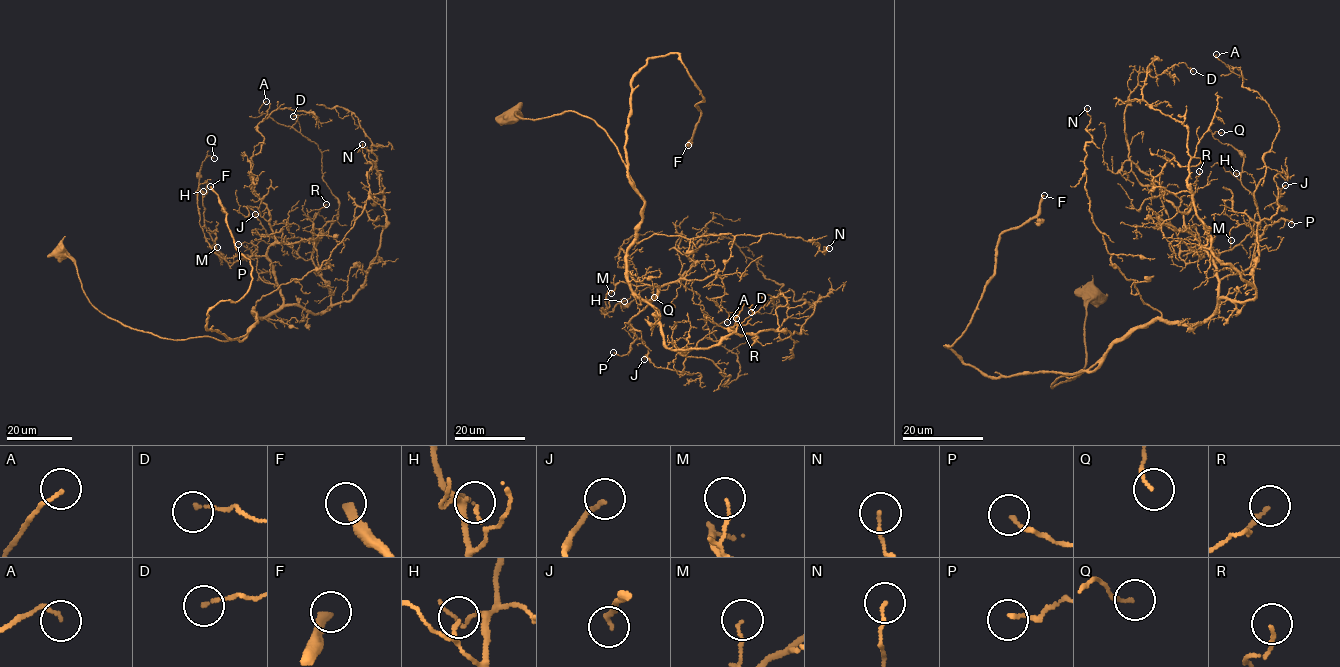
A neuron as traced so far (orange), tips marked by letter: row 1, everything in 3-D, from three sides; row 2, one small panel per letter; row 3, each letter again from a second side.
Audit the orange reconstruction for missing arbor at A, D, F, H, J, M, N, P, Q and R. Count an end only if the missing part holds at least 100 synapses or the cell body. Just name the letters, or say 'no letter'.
F

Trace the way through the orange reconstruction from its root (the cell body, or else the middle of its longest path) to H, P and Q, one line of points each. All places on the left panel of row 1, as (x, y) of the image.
H: (61, 253), (125, 325), (247, 335), (281, 289), (264, 256), (217, 255), (203, 191)
P: (61, 253), (109, 317), (226, 341), (283, 303), (256, 245), (238, 244)
Q: (61, 253), (125, 325), (247, 335), (283, 294), (264, 256), (215, 253), (198, 186), (214, 158)

